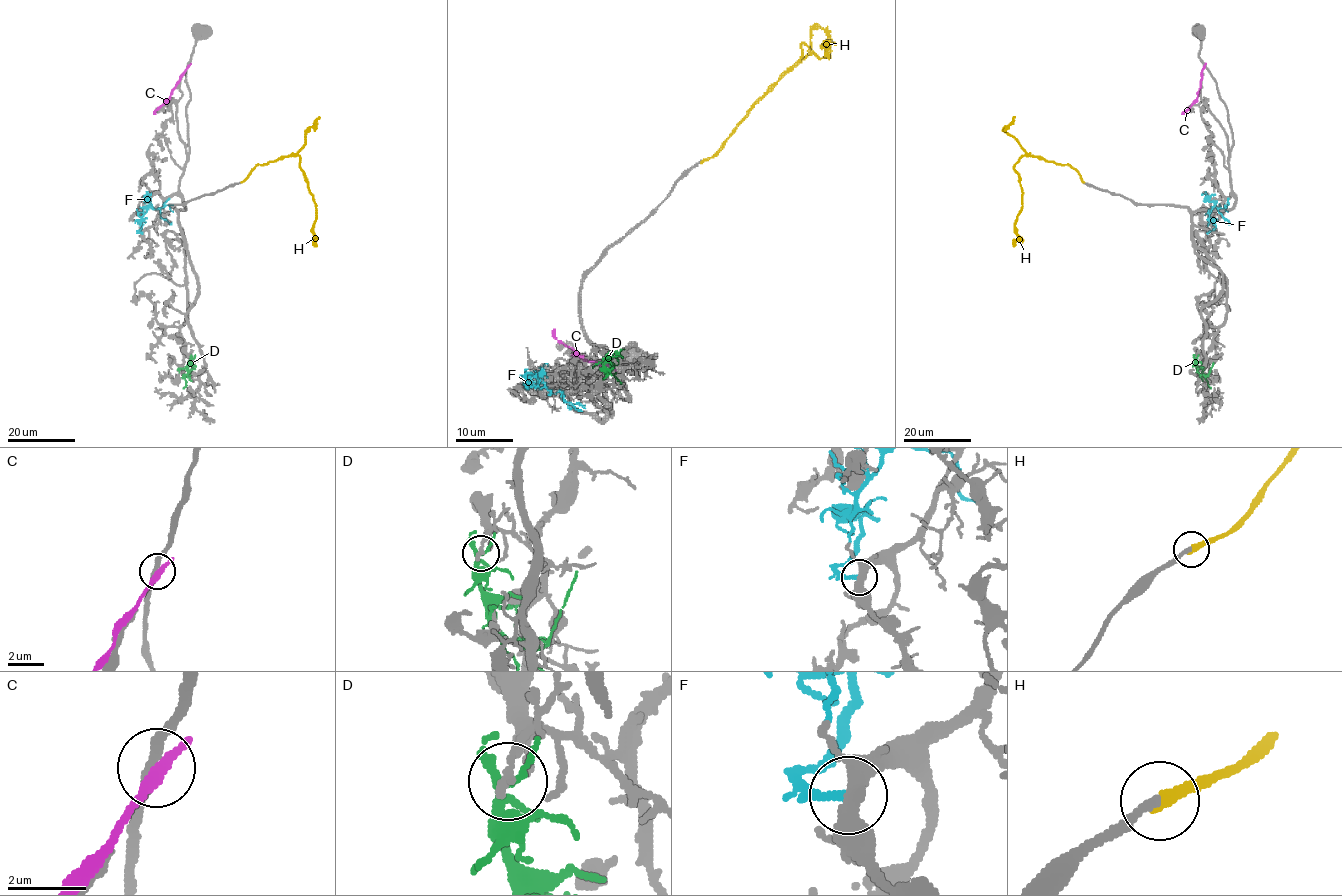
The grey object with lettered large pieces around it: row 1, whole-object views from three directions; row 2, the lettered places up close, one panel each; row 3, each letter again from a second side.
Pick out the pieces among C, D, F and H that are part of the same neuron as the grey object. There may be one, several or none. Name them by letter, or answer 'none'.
H

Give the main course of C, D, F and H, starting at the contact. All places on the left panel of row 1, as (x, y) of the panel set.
C: (188, 66), (169, 98), (154, 114)
D: (191, 359), (184, 375), (189, 375), (193, 362)
F: (142, 233), (138, 232), (142, 218), (149, 207), (158, 209), (169, 205), (173, 212)
H: (241, 182), (257, 164), (298, 155), (300, 168), (316, 205), (314, 246)

